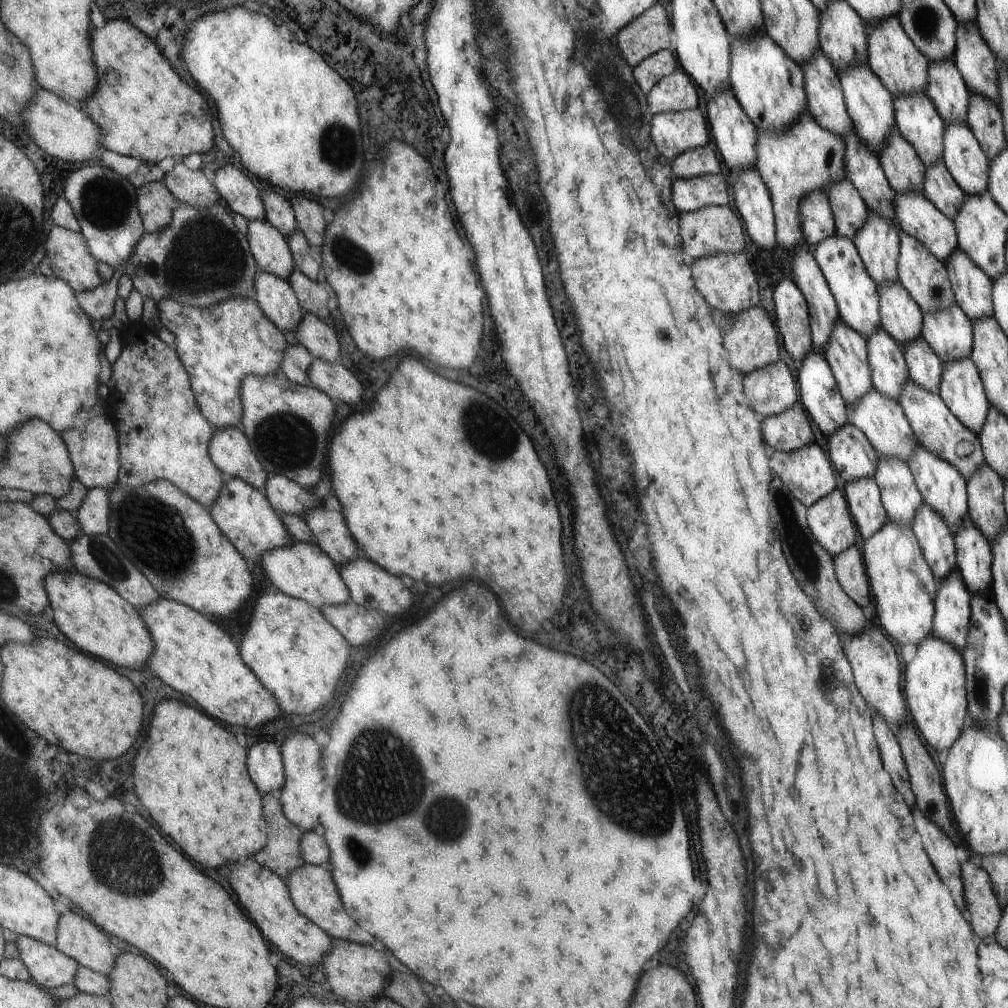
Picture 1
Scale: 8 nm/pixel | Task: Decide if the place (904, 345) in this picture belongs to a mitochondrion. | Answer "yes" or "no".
no

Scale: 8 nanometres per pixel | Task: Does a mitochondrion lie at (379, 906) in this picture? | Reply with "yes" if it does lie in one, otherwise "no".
no

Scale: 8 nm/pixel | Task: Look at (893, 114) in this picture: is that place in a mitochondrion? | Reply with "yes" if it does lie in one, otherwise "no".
no

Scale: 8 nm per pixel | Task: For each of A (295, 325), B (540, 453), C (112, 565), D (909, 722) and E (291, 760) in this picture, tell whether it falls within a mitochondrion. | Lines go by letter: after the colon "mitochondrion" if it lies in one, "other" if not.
A: other
B: other
C: mitochondrion
D: other
E: other

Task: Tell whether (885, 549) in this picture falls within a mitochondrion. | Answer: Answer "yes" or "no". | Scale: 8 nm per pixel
no

